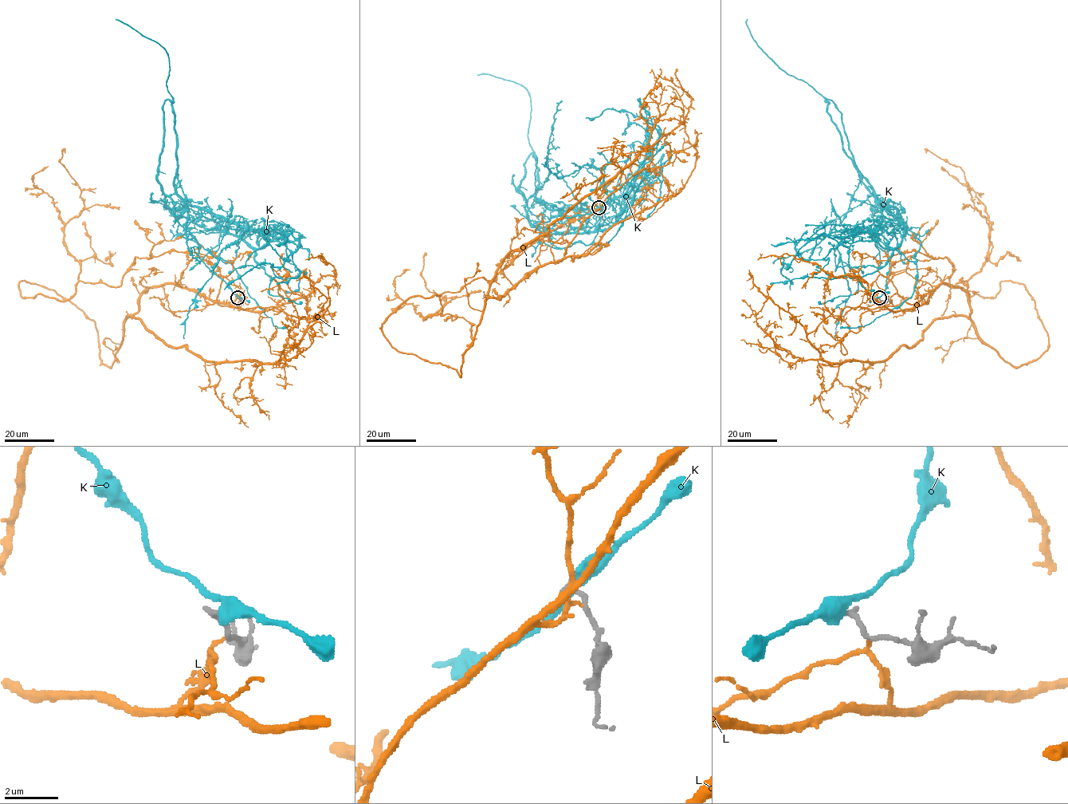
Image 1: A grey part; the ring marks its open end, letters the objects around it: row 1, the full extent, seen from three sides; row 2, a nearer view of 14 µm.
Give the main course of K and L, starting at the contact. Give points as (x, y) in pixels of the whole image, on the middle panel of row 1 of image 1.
K: (600, 206), (571, 218), (537, 200), (564, 210), (609, 203), (634, 180), (661, 129), (610, 108), (585, 118)
L: (601, 209), (486, 301), (460, 376), (380, 328), (410, 297), (441, 311), (426, 317), (445, 302), (426, 252)

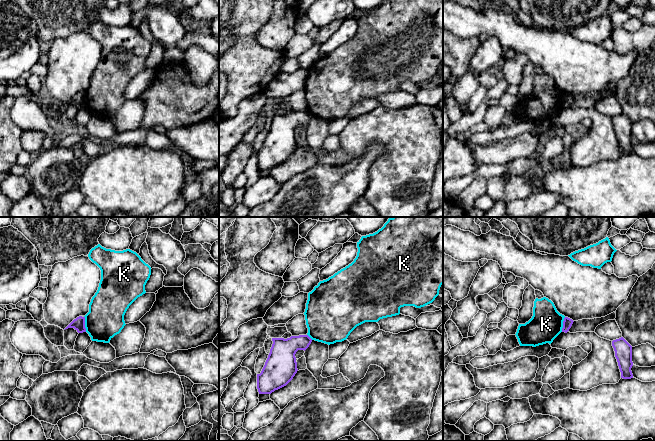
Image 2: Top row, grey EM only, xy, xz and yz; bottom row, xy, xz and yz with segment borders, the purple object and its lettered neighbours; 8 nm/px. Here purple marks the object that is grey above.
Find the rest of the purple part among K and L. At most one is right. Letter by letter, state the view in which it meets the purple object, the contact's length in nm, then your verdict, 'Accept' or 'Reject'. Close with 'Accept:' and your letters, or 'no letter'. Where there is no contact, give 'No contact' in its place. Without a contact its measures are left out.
K: Touches purple in xy. Shared border 130 nm. Reject
L: No contact. Reject
Accept: no letter

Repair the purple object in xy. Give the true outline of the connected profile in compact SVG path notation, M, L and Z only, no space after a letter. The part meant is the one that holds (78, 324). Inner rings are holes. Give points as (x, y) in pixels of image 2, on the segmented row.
M79 316L74 319L65 329L74 328L78 333L86 332L85 317Z

